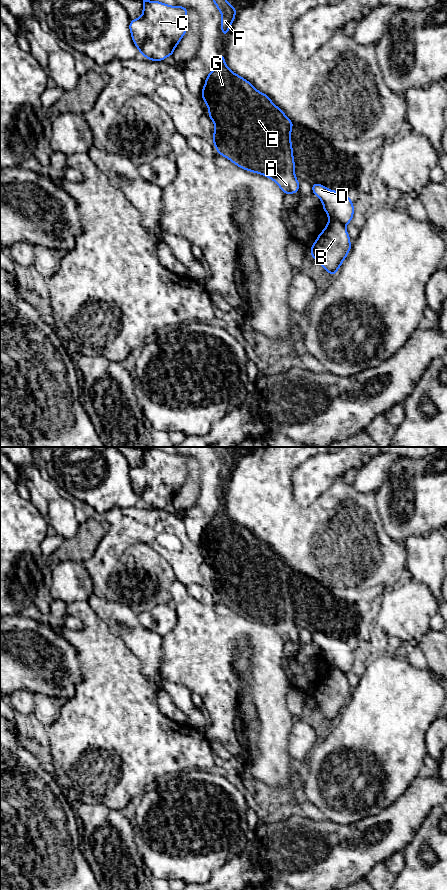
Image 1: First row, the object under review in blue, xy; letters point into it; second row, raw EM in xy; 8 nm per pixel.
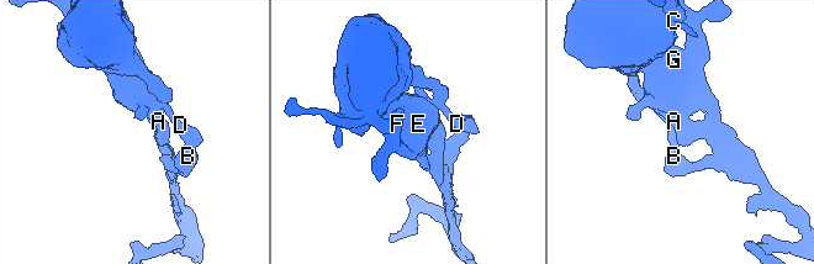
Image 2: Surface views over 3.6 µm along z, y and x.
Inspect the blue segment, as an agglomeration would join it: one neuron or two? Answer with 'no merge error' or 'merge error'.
merge error

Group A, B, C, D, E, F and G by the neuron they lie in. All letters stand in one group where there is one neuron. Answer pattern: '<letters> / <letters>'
A B E F G / C D

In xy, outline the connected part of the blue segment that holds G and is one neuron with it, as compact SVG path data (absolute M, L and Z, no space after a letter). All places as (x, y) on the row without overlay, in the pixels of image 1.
M222 504L214 518L208 521L201 544L215 573L213 592L218 602L244 618L272 627L284 642L299 640L291 592L294 571L266 542L232 520Z

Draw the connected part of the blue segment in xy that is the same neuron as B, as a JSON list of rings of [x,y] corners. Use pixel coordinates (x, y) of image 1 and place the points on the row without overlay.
[[[328,669],[324,678],[310,695],[311,705],[320,711],[328,722],[335,723],[351,697],[345,673]]]

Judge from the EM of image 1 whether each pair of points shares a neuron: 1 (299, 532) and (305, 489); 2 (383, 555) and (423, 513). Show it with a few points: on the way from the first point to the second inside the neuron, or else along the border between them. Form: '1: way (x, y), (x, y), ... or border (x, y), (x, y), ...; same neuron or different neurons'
1: border (291, 485), (293, 498), (303, 506), (322, 493); different neurons
2: border (382, 522), (384, 531), (401, 544); different neurons

